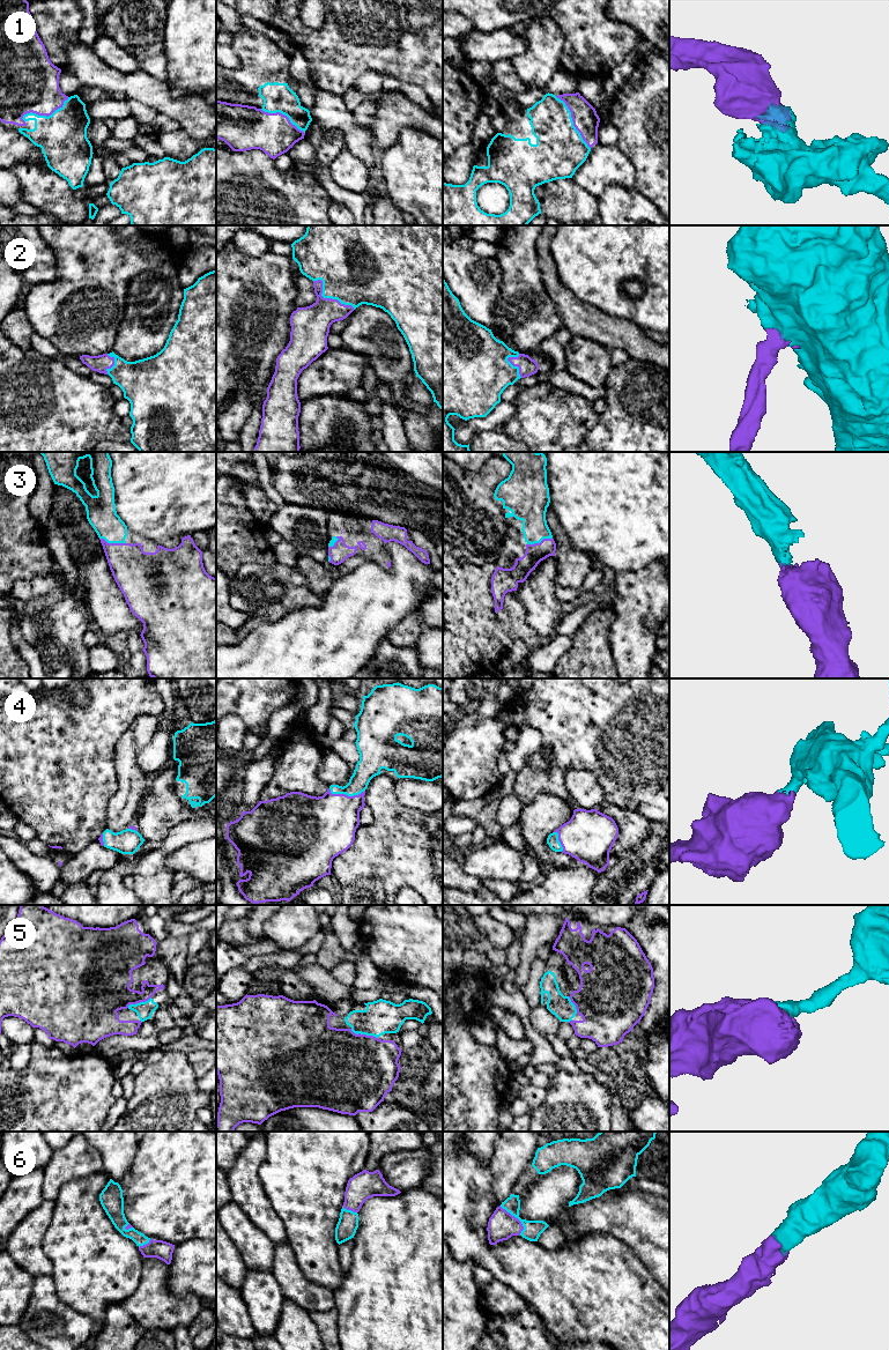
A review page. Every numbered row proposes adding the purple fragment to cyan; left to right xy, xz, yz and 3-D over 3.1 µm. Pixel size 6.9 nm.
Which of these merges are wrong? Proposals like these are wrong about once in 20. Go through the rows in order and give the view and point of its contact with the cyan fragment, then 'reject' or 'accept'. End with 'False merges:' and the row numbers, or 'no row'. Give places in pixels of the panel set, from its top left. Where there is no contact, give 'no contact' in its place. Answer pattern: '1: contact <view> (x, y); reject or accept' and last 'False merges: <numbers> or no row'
1: contact xy (45, 116); accept
2: contact xz (327, 297); accept
3: contact xy (112, 542); accept
4: contact xz (346, 794); accept
5: contact xz (364, 1033); accept
6: contact yz (516, 1217); accept
False merges: no row

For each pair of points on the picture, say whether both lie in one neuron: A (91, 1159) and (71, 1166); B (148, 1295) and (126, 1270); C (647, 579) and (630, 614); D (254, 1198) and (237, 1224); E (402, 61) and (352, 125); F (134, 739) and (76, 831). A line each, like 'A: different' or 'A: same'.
A: same
B: different
C: same
D: different
E: different
F: different

